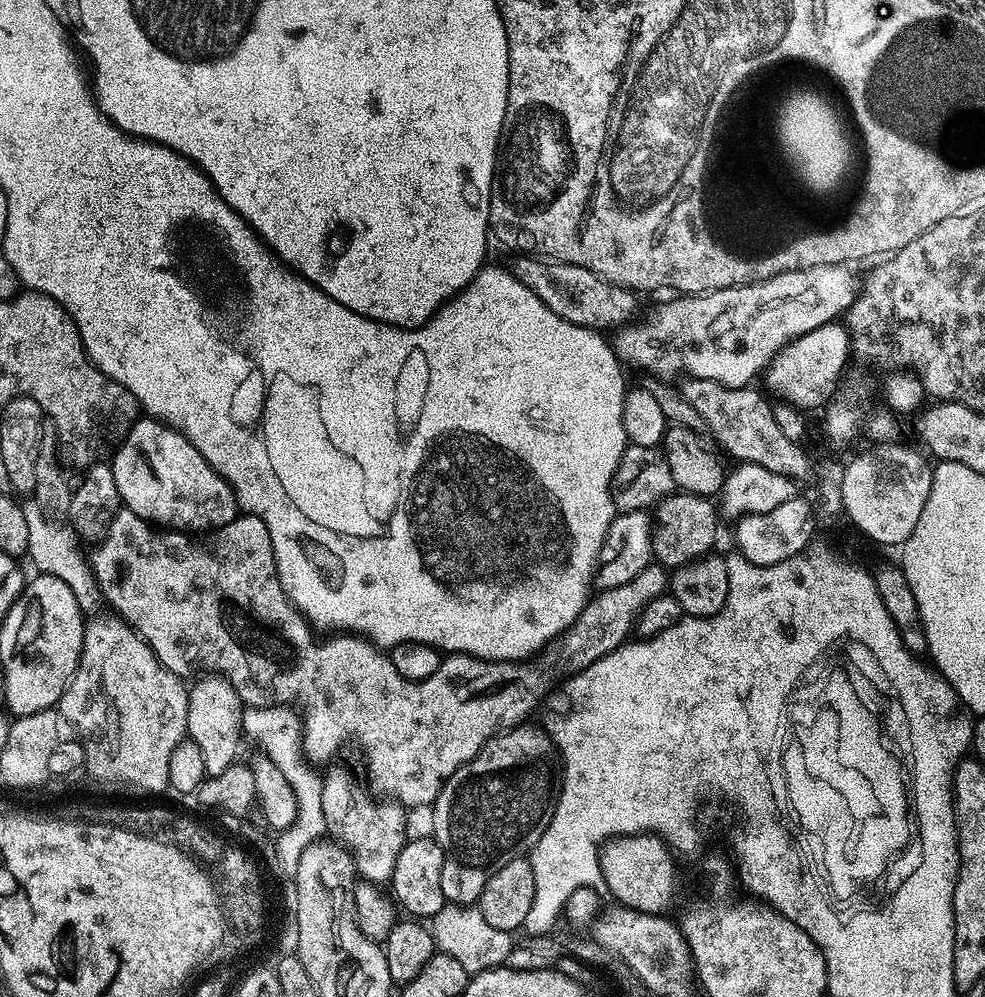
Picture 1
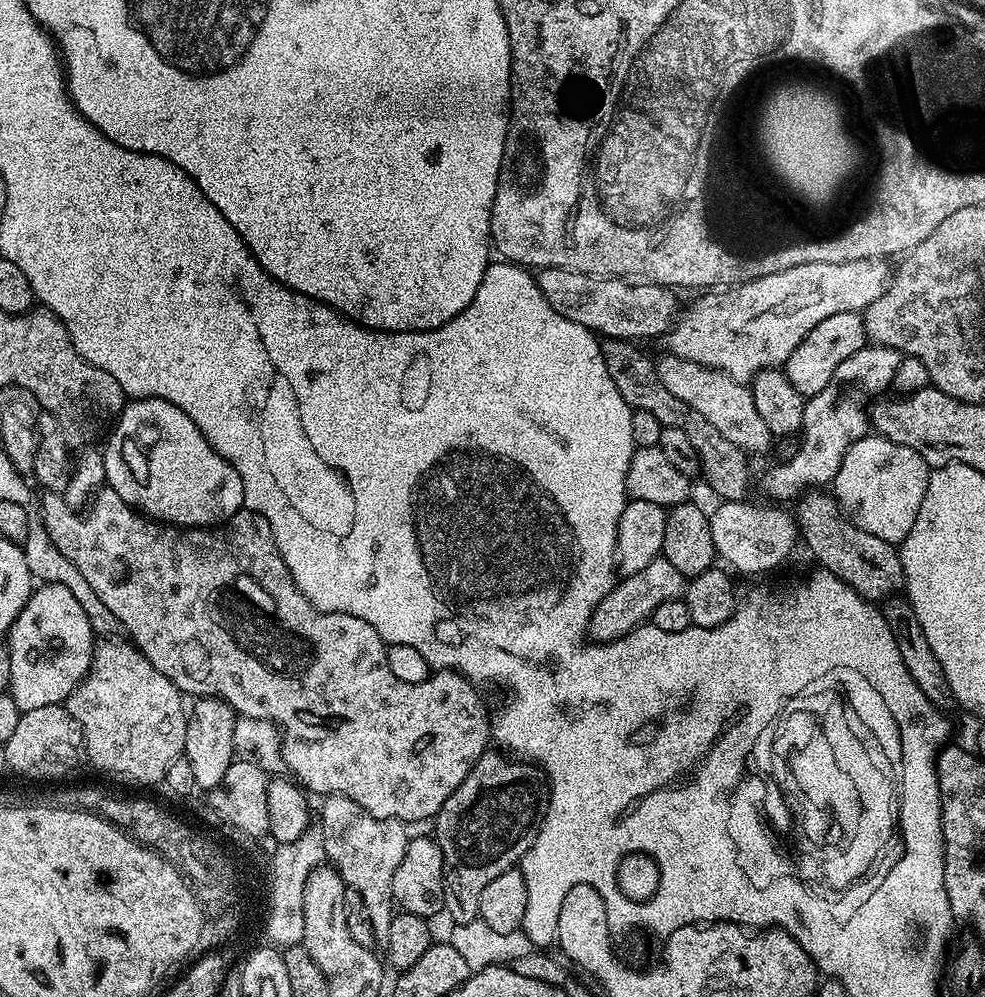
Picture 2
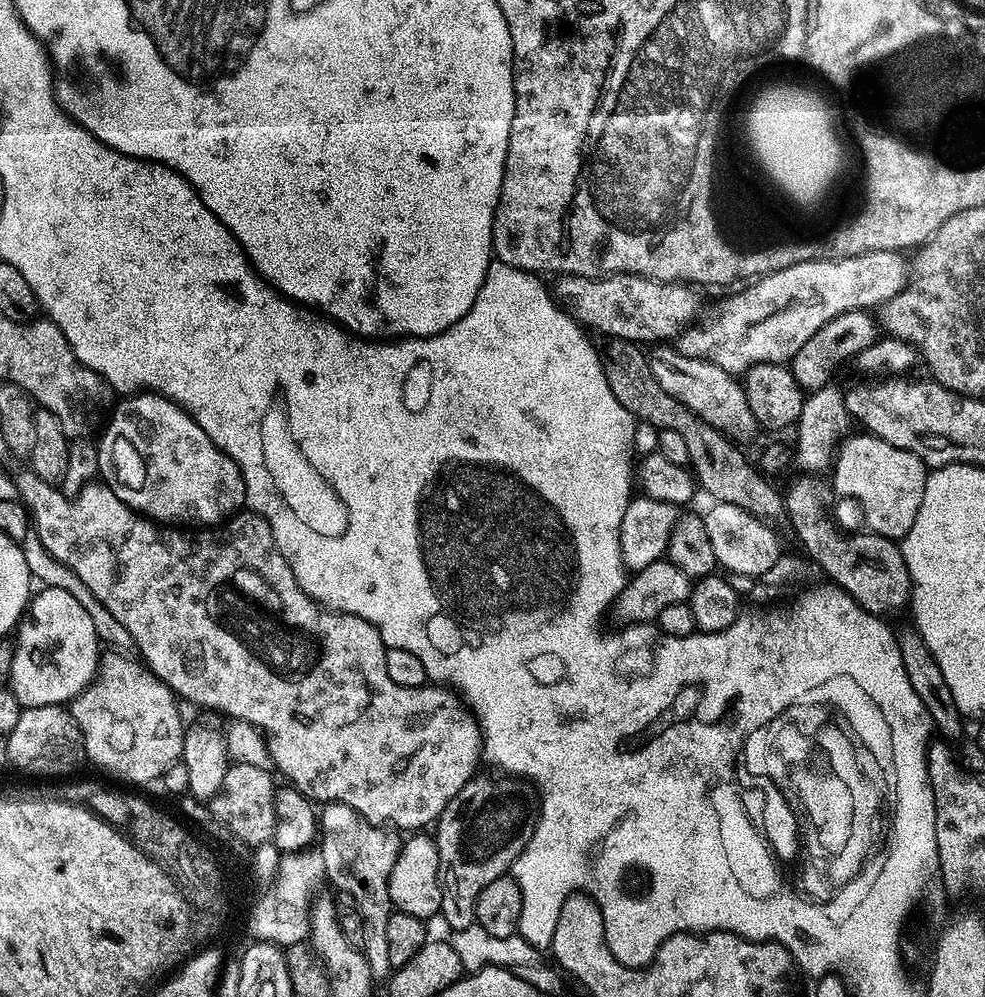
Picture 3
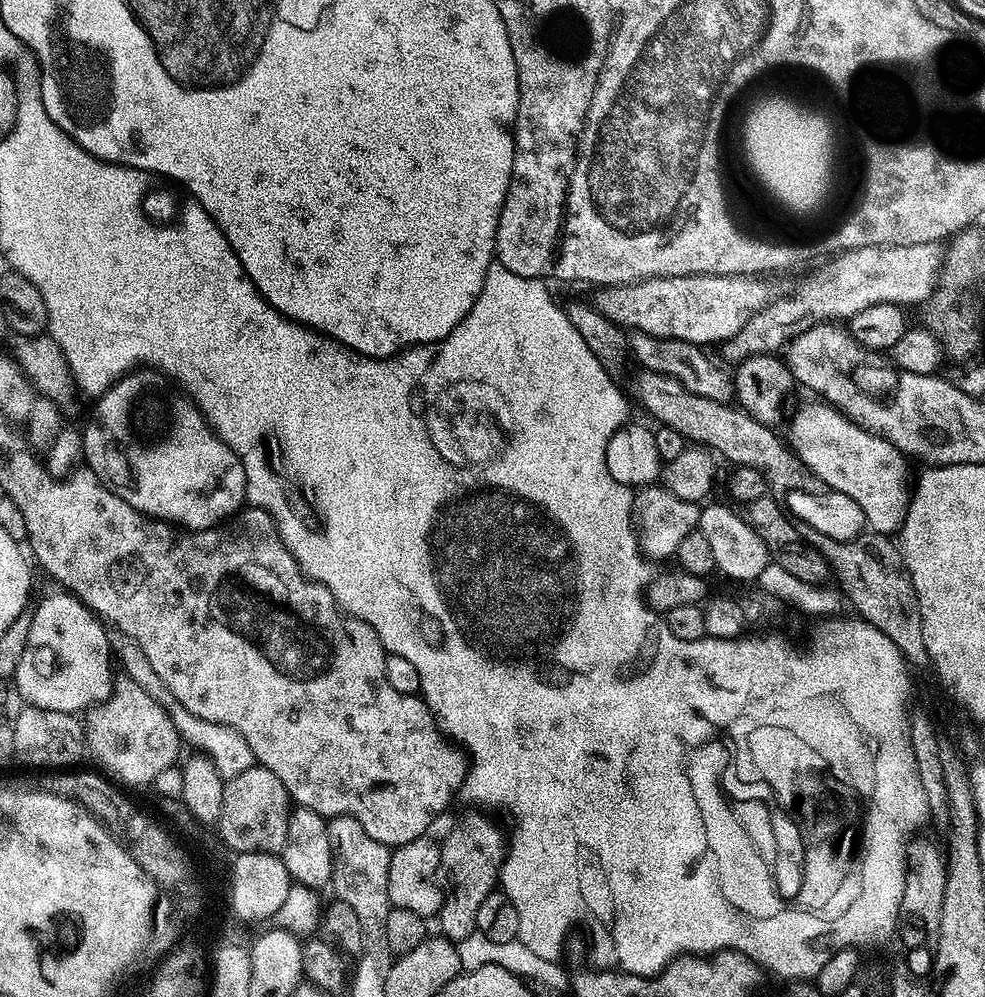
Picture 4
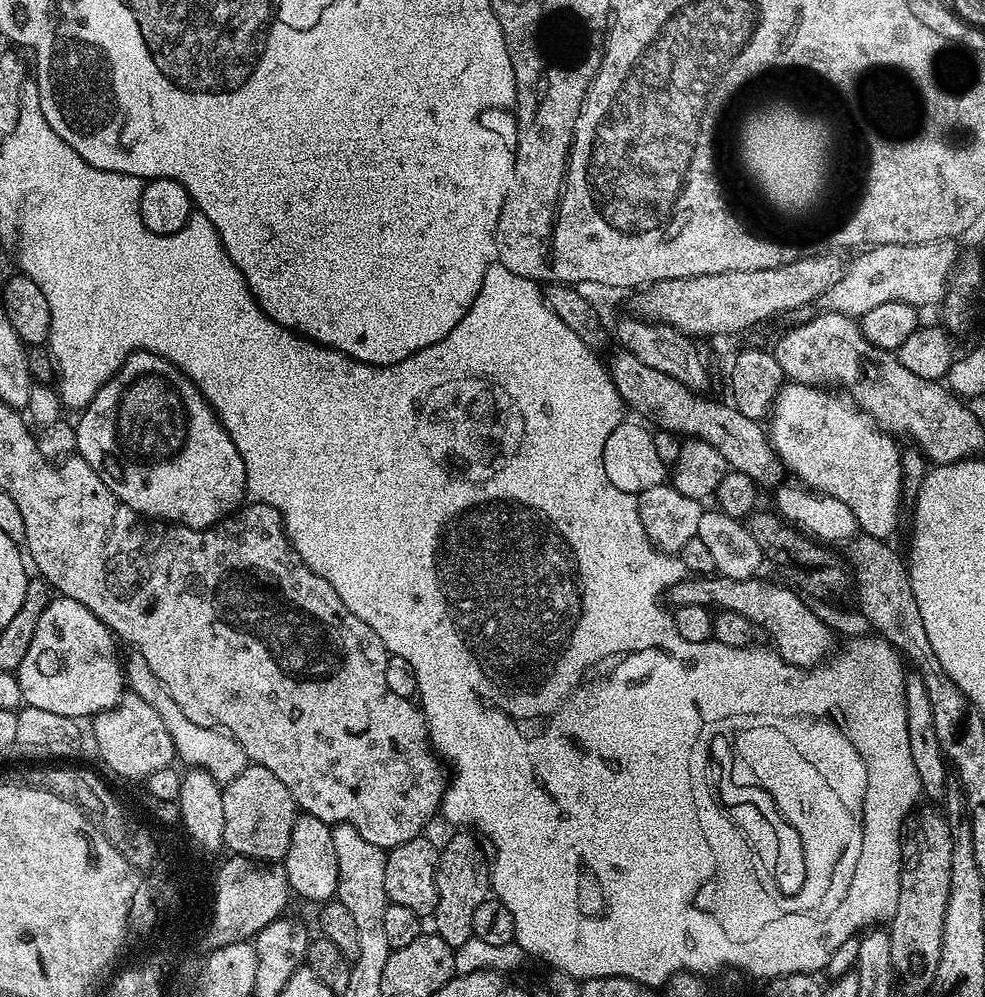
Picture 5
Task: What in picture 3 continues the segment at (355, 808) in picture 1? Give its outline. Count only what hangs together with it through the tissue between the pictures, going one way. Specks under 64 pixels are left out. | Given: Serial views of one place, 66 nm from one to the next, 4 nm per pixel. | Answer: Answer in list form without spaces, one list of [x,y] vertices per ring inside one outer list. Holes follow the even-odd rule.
[[[326,804],[318,812],[318,858],[324,863],[324,875],[327,883],[333,884],[336,892],[345,892],[354,898],[354,906],[358,906],[358,914],[362,914],[362,951],[373,977],[384,978],[390,972],[390,958],[386,943],[386,926],[394,911],[390,902],[390,870],[394,870],[394,862],[400,853],[401,837],[395,831],[384,826],[377,826],[362,818],[350,806],[345,804]]]

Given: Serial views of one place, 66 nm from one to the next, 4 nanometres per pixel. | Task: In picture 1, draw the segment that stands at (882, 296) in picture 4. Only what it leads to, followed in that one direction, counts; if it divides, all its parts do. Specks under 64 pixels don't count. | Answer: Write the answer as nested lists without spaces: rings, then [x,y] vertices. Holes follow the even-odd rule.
[[[823,264],[822,266],[814,266],[807,268],[804,272],[783,272],[777,276],[771,276],[765,280],[756,280],[753,284],[743,284],[737,288],[723,288],[717,292],[701,292],[699,294],[680,294],[672,300],[669,304],[664,304],[646,324],[631,323],[615,333],[614,351],[625,365],[634,364],[638,368],[645,368],[645,373],[651,374],[657,378],[668,378],[671,372],[684,372],[680,374],[687,374],[689,377],[697,376],[698,378],[706,378],[713,380],[719,384],[725,384],[731,388],[743,388],[751,385],[752,380],[756,375],[763,373],[771,364],[772,359],[778,355],[792,341],[795,336],[806,334],[810,330],[814,330],[823,324],[833,323],[837,318],[843,317],[847,313],[848,307],[854,303],[858,295],[858,280],[856,284],[856,276],[852,273],[853,269],[847,264]]]

